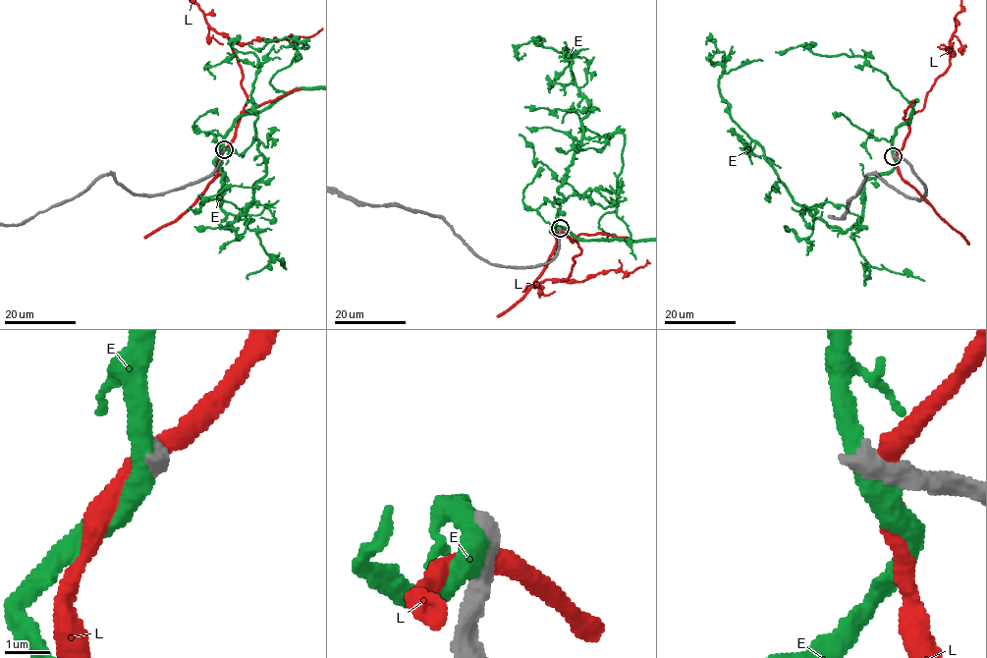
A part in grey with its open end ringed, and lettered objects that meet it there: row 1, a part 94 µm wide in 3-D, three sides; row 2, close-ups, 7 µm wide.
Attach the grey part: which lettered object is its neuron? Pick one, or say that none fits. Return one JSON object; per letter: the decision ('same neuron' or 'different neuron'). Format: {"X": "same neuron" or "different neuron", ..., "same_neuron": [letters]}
{"E": "different neuron", "L": "different neuron", "same_neuron": []}

